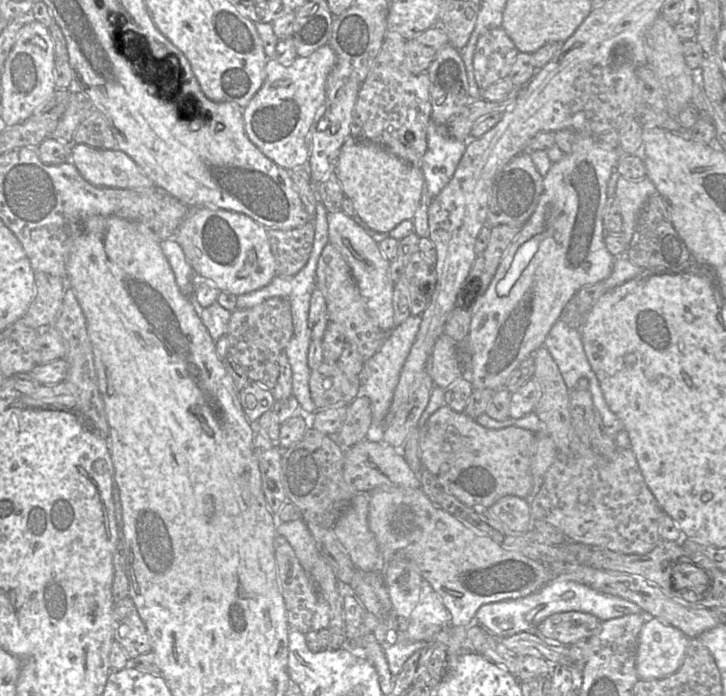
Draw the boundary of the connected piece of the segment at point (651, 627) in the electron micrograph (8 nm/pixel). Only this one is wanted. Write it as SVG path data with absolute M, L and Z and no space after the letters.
M648 617L638 637L636 672L639 679L663 679L678 671L689 640L679 629Z

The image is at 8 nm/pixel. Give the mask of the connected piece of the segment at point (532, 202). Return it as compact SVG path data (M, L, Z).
M528 152L514 157L496 176L488 204L487 224L524 225L535 211L543 187L543 177Z

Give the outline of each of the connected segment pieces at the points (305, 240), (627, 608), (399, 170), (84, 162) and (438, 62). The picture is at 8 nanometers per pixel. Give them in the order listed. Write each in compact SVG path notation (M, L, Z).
M314 222L291 230L267 229L277 274L296 275L308 262L314 242Z
M552 580L526 597L484 604L476 612L475 618L482 628L487 628L492 634L509 637L521 632L537 632L537 626L547 617L570 611L592 614L601 622L643 612L638 605L621 597L599 592L574 581Z
M347 137L334 174L345 197L351 199L355 213L374 231L389 233L404 220L412 220L419 206L425 178L421 168L403 161L384 147Z
M73 145L70 162L90 184L122 189L157 187L123 151Z
M450 43L435 54L427 69L431 120L446 125L472 99L468 93L468 79L460 51Z

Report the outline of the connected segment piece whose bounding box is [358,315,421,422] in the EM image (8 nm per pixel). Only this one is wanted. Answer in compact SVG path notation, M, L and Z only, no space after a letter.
M410 315L390 332L381 349L364 362L363 369L358 377L361 382L361 393L369 397L371 401L374 422L384 422L389 413L401 370L415 341L420 323L421 316Z

